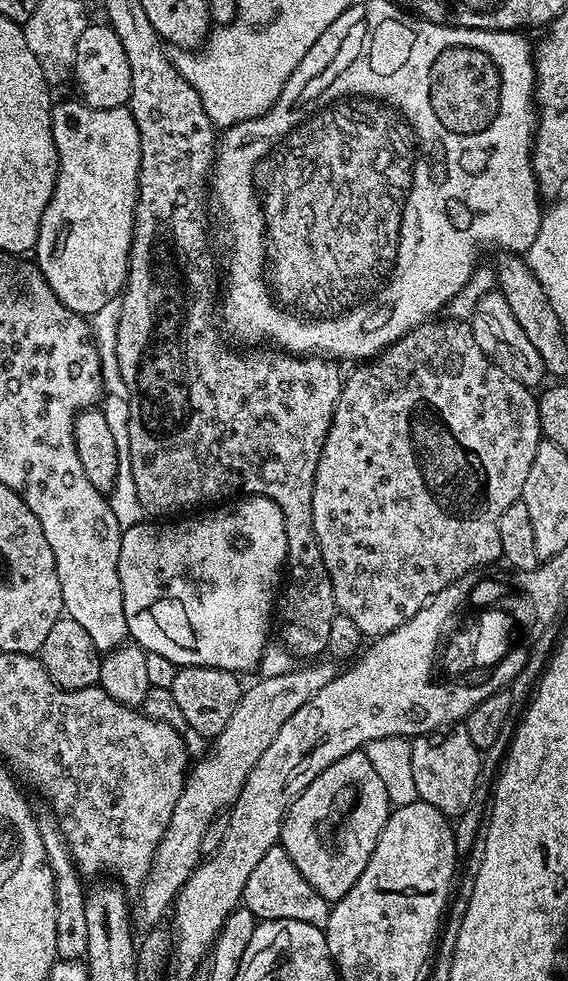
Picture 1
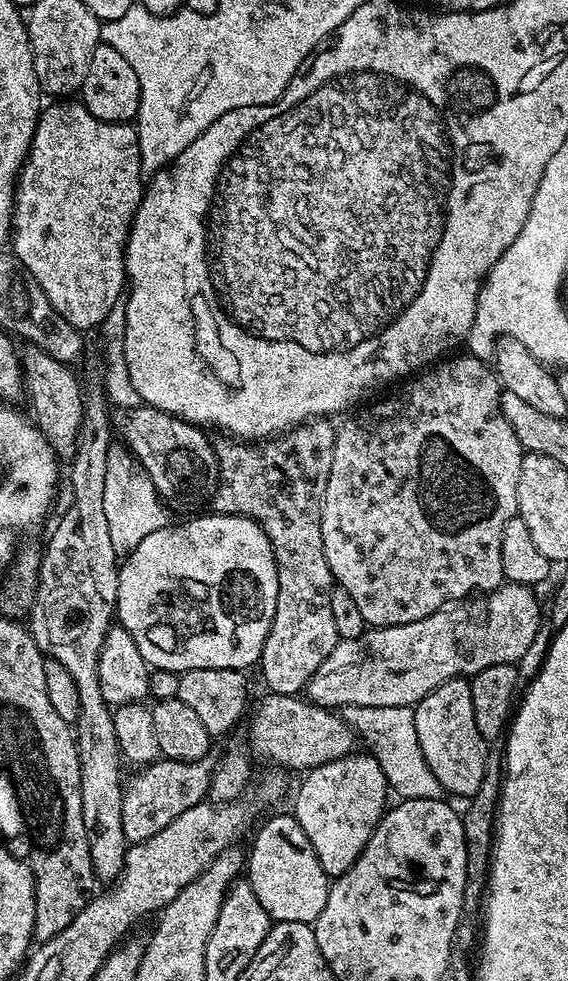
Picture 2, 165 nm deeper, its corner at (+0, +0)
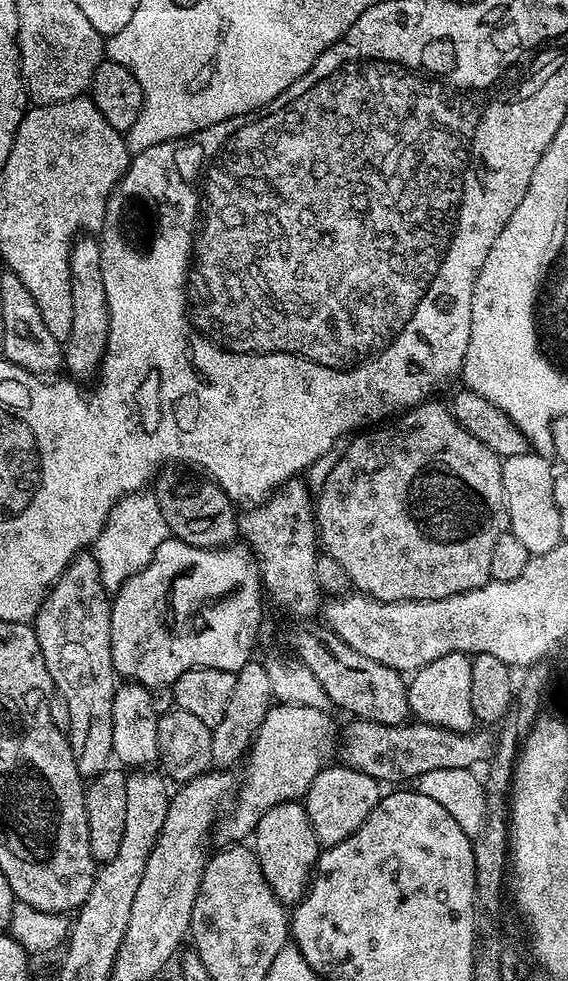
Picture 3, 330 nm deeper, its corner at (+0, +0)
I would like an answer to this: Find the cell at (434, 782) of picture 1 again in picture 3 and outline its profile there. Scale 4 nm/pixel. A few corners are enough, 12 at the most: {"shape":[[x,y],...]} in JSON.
{"shape":[[466,652],[442,654],[407,681],[421,724],[471,732]]}

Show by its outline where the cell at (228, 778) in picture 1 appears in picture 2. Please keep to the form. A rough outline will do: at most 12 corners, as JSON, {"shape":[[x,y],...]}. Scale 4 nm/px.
{"shape":[[505,582],[418,622],[340,640],[320,708],[415,706],[516,664],[540,632]]}

